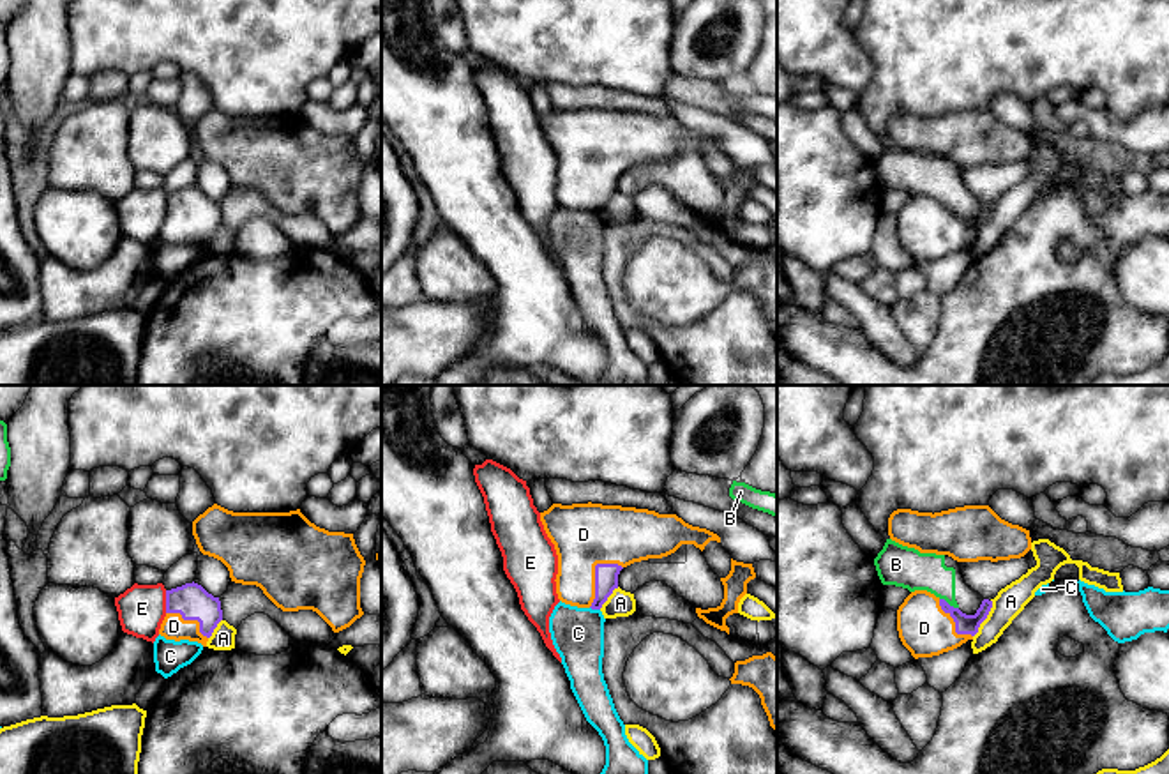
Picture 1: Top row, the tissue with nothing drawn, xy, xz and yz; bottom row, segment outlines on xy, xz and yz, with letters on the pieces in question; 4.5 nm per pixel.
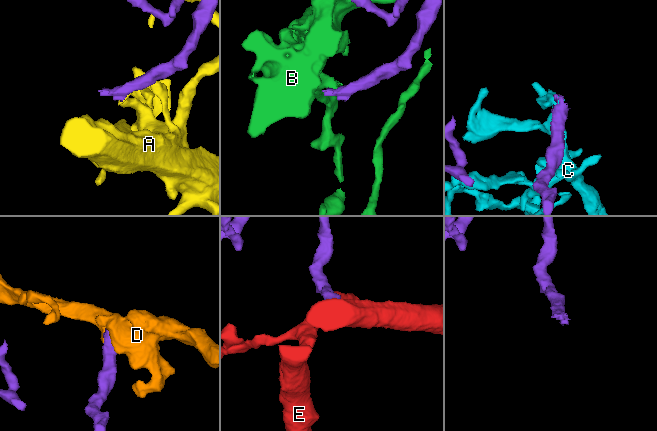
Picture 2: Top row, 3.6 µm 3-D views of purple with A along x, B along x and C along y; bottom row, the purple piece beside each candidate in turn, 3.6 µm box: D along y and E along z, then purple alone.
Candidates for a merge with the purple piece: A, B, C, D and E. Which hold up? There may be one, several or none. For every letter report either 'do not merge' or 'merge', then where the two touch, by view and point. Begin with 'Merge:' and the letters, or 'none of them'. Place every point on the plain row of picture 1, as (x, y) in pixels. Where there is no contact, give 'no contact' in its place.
Merge: D
A: do not merge; meets purple in yz at (986, 221)
B: do not merge; meets purple in yz at (947, 207)
C: do not merge; meets purple in xz at (595, 212)
D: merge; meets purple in xz at (595, 179)
E: do not merge; meets purple in xy at (166, 205)

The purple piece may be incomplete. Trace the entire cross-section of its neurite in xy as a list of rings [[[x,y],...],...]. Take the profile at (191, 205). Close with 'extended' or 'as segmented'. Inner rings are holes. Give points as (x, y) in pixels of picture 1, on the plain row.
[[[198,187],[166,194],[166,221],[159,239],[166,244],[189,244],[207,251],[217,228],[222,224],[219,201],[208,198]]]; extended

